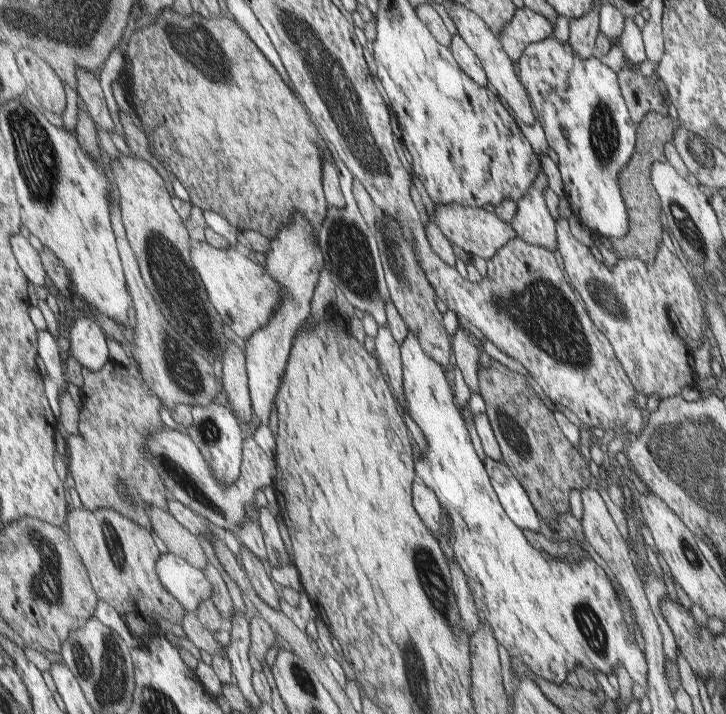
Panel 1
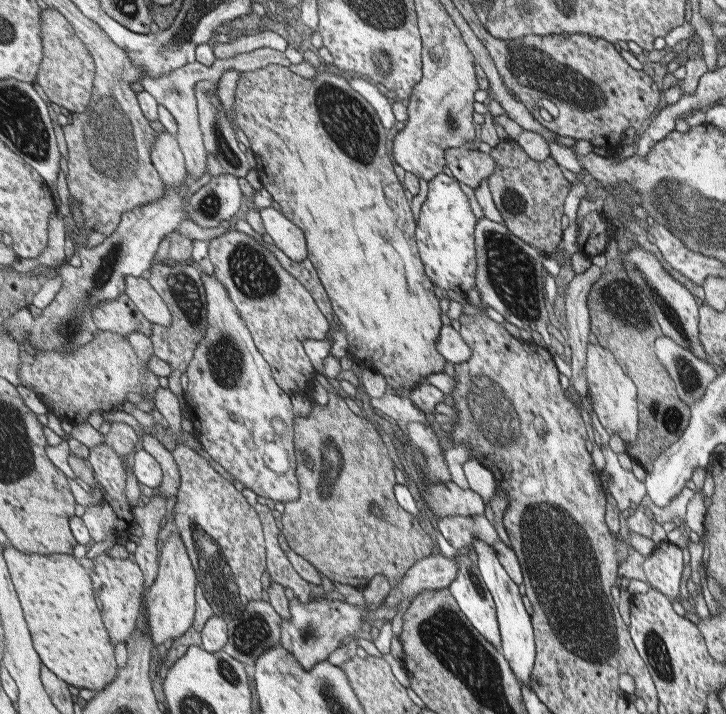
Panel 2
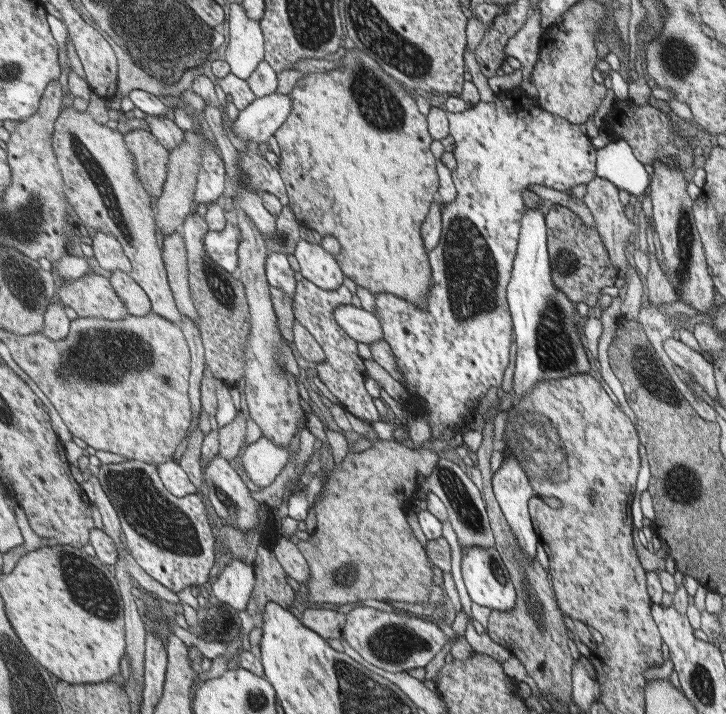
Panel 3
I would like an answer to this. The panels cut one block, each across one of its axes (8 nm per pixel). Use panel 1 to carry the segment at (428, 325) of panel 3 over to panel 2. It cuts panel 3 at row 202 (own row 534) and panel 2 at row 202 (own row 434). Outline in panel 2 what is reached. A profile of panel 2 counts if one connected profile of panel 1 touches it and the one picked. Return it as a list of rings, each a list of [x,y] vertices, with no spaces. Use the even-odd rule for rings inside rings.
[[[449,173],[436,174],[427,183],[427,195],[420,207],[415,235],[419,254],[425,263],[426,274],[435,283],[438,292],[453,290],[465,294],[473,288],[473,272],[476,272],[476,250],[473,250],[475,218],[457,180]]]

